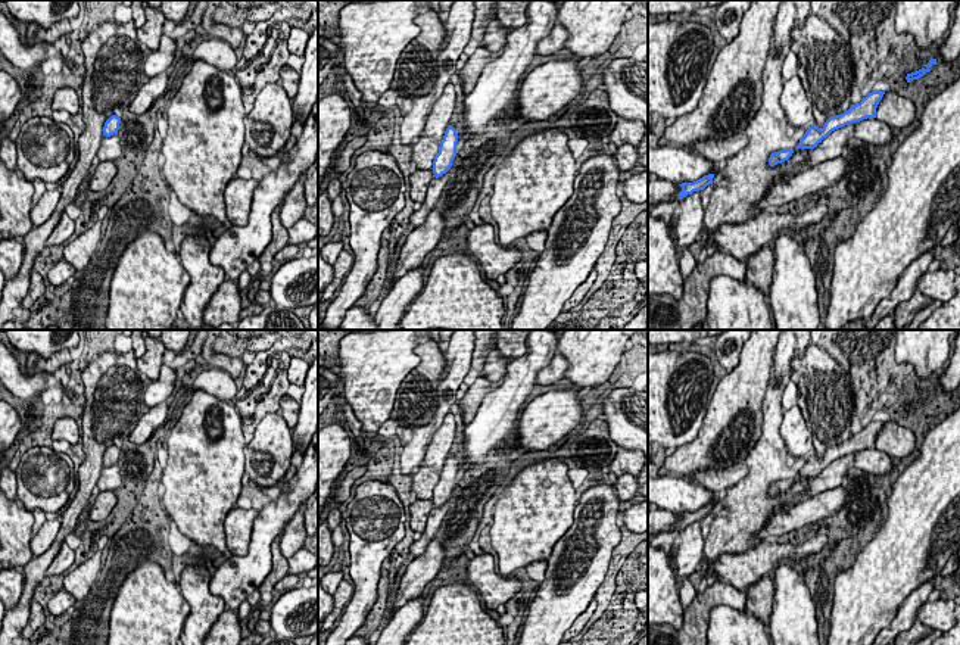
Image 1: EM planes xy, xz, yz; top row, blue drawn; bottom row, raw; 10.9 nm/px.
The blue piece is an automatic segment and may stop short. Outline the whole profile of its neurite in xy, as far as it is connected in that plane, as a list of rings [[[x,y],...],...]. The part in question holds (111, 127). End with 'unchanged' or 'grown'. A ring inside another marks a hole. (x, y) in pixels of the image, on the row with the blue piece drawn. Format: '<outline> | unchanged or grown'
[[[112,115],[103,127],[103,138],[100,141],[100,147],[97,152],[97,158],[100,162],[105,161],[116,161],[122,155],[121,143],[119,143],[119,130],[121,118]]] | grown

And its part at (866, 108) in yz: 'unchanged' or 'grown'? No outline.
grown

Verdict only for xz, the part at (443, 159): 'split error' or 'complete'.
split error

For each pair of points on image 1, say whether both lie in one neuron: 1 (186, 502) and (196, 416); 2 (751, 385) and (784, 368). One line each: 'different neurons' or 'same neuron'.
1: same neuron
2: different neurons

